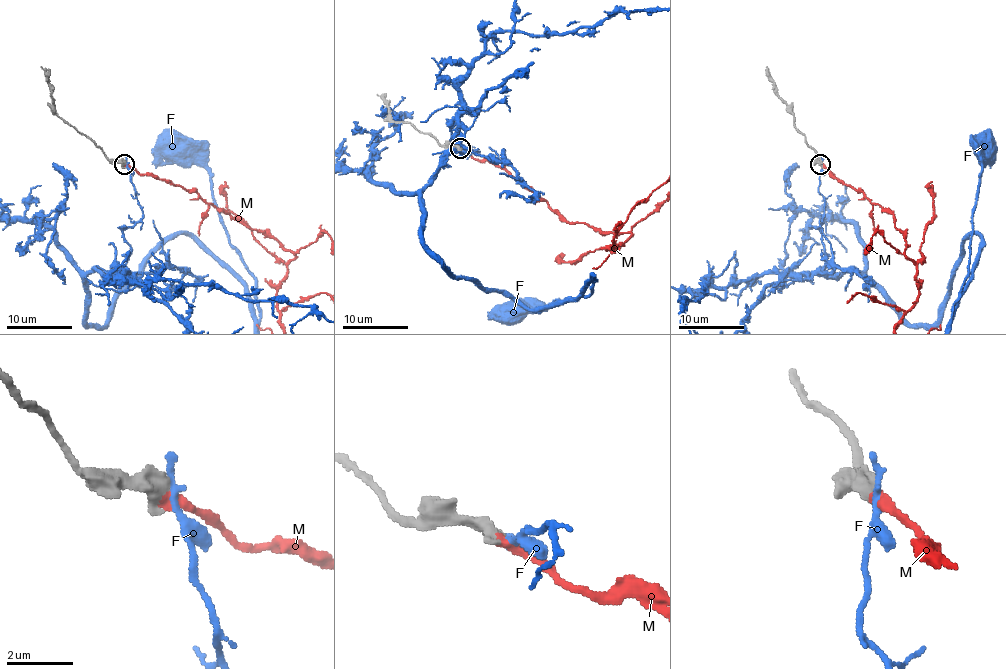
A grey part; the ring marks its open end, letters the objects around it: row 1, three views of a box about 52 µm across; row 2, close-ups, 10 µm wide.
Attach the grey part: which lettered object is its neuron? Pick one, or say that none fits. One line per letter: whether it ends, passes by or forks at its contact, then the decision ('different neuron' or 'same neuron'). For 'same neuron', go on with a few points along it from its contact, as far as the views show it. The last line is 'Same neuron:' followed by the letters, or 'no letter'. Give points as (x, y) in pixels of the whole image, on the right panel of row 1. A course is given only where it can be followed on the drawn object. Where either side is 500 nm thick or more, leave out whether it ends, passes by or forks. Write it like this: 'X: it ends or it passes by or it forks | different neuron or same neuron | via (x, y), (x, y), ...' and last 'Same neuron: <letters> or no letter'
F: it ends | different neuron
M: it ends | same neuron
Same neuron: M

